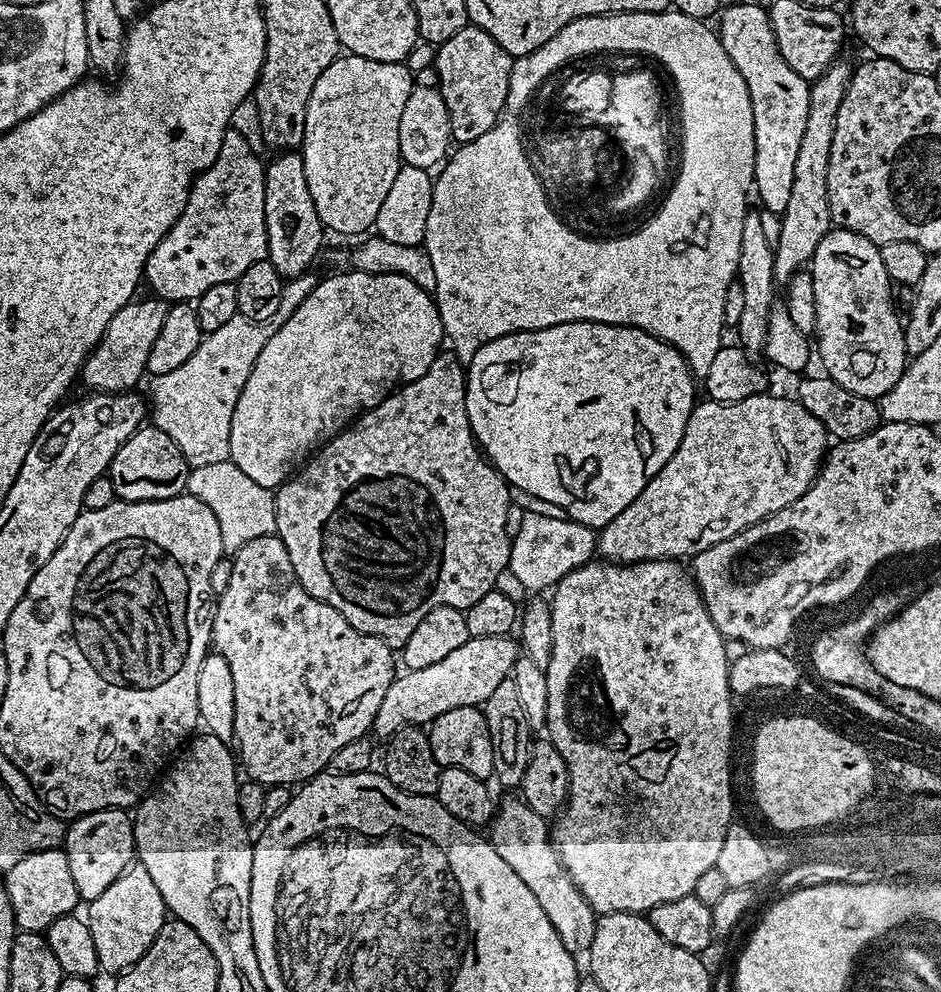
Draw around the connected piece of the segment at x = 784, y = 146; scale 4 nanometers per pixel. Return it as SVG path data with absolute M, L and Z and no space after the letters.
M732 4L719 13L720 28L718 35L720 45L726 50L730 62L738 70L740 80L748 91L747 107L754 114L754 192L760 195L763 211L782 214L790 203L790 190L794 187L794 162L798 159L798 146L802 143L802 133L806 131L806 114L810 110L809 81L794 74L790 66L786 66L786 58L778 50L778 42L774 38L774 30L770 26L768 8L760 4Z

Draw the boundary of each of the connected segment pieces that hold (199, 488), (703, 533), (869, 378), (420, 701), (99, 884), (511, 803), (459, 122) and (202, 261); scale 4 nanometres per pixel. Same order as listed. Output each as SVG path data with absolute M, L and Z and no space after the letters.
M231 459L226 462L214 462L214 466L198 466L188 474L187 495L198 498L214 510L218 518L218 530L222 530L222 546L225 553L234 554L246 542L254 538L271 536L276 531L276 497L273 489L258 486Z
M768 395L729 404L701 399L670 462L618 518L599 529L599 555L614 564L691 558L802 498L816 481L830 437L799 400Z
M833 227L822 238L822 242L818 242L818 250L814 250L810 261L810 271L814 278L814 302L818 302L814 348L824 367L821 369L830 379L838 382L838 386L854 390L854 394L862 394L871 400L894 390L898 378L902 378L904 369L908 367L910 357L904 341L901 313L899 316L892 309L894 285L886 274L886 266L882 266L880 245L870 242L870 238L862 238L862 234Z
M474 636L458 646L458 650L453 650L448 657L442 658L442 662L434 662L434 666L422 666L422 670L413 672L401 671L393 679L390 690L386 690L386 698L382 698L382 706L378 706L378 714L374 718L371 731L377 732L381 738L387 738L408 724L431 725L432 721L446 714L446 710L462 706L482 706L486 698L494 694L498 682L511 677L517 655L518 644L515 639Z
M107 808L75 817L67 825L62 847L70 864L74 886L78 886L81 901L91 902L110 886L133 863L136 843L132 829L133 817L122 808Z
M514 796L497 807L490 822L488 837L498 854L514 870L514 874L530 887L550 918L551 925L559 932L562 944L577 960L585 957L593 944L597 915L588 900L578 890L569 872L564 868L555 844L551 841L551 829L547 817L534 812L528 804Z
M475 26L458 30L454 38L437 47L435 83L449 111L451 139L457 145L473 144L502 118L506 94L510 90L513 59L498 42L494 42L494 38L490 38L490 34L486 34L486 30Z
M229 135L224 141L224 149L220 152L220 157L214 161L205 172L200 173L199 176L193 180L191 187L188 190L188 196L186 200L186 206L183 207L178 220L176 220L171 230L163 236L162 241L154 248L147 262L144 264L144 280L146 284L155 291L153 292L159 299L173 304L173 303L187 303L194 302L198 297L210 289L212 286L216 286L223 282L232 282L240 277L254 264L256 261L262 261L267 259L268 255L268 243L266 242L266 226L265 226L265 186L264 186L264 169L266 167L265 161L259 160L256 157L254 149L248 145L248 140L244 136L232 136Z

